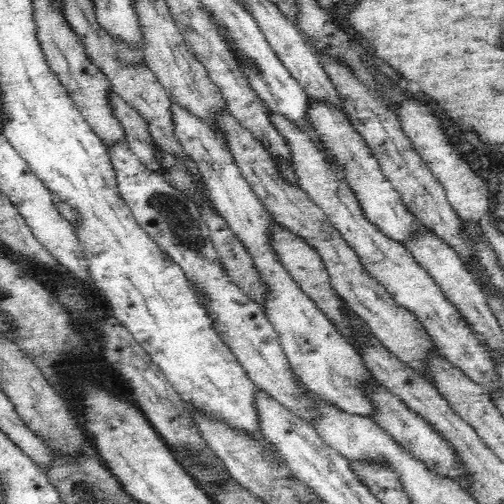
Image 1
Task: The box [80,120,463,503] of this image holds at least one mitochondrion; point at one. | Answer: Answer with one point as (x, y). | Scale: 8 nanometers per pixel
(172, 211)

